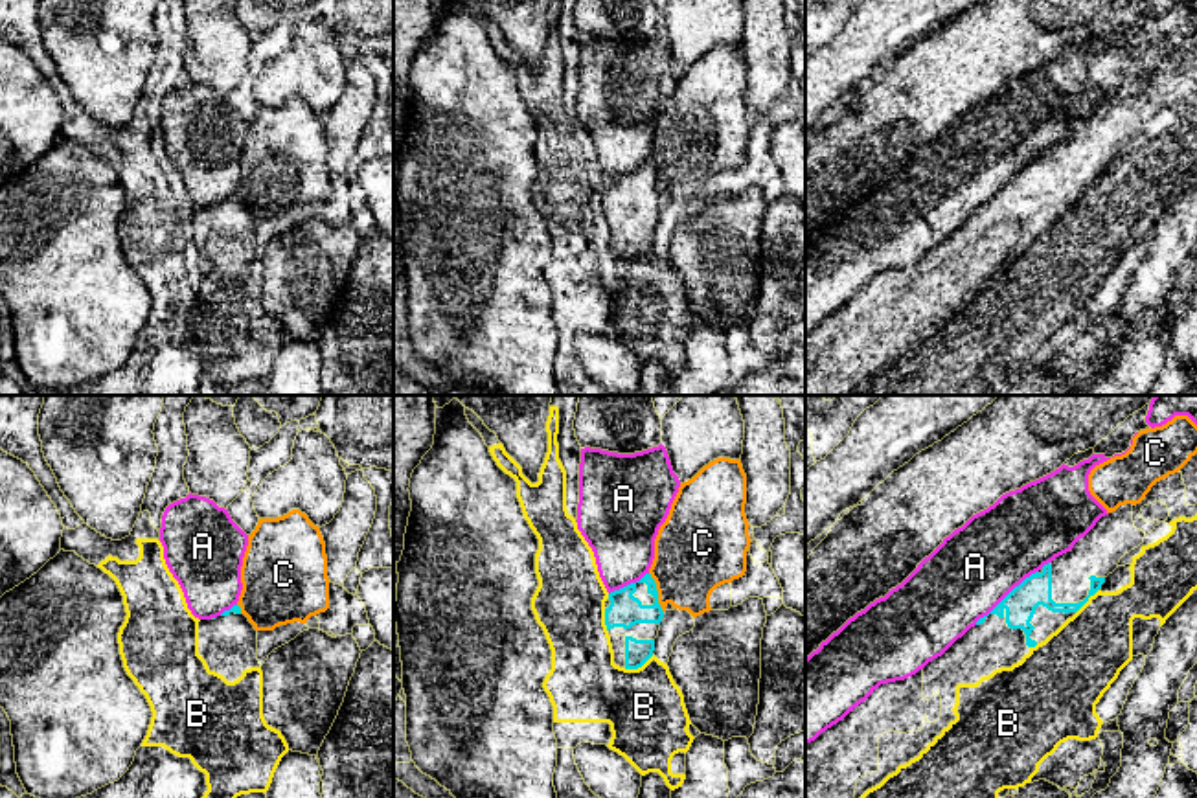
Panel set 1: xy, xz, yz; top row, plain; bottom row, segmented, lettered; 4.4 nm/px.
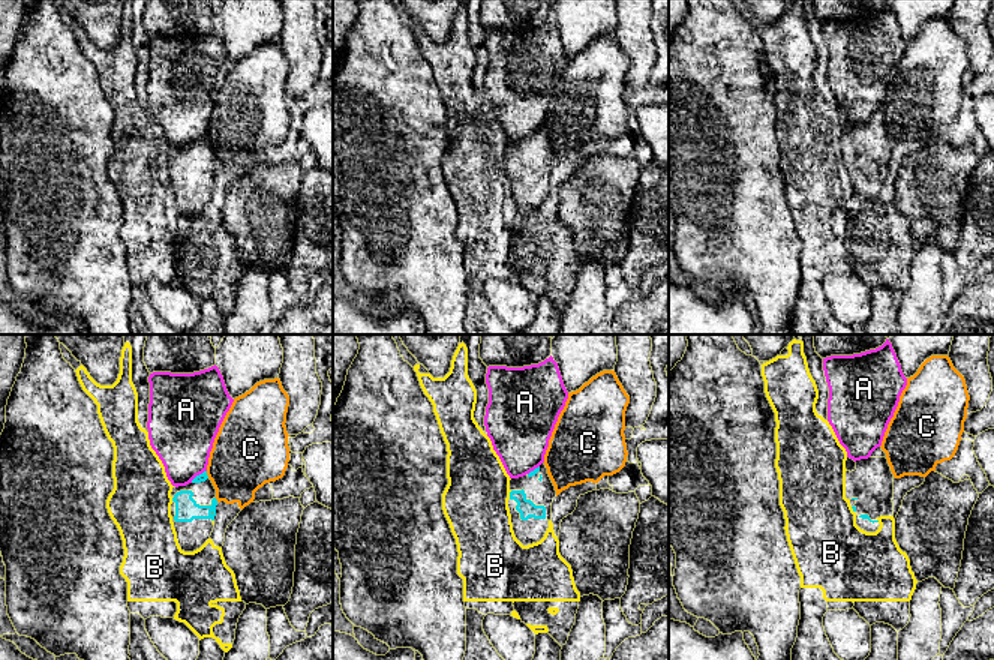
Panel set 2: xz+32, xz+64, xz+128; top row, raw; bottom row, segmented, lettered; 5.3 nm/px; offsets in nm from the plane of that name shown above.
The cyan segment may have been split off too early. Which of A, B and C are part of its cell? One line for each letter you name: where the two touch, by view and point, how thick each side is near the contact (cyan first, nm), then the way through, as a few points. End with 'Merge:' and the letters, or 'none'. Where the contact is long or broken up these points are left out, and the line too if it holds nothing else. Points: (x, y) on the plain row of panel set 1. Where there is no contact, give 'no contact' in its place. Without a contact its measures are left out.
Merge: none

